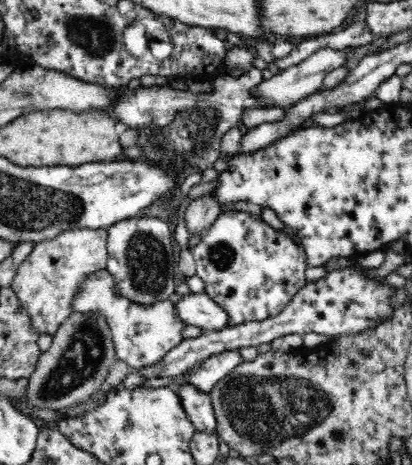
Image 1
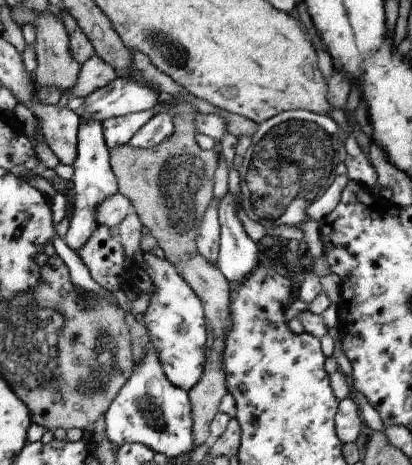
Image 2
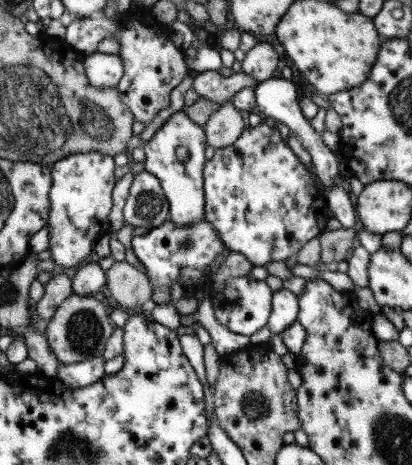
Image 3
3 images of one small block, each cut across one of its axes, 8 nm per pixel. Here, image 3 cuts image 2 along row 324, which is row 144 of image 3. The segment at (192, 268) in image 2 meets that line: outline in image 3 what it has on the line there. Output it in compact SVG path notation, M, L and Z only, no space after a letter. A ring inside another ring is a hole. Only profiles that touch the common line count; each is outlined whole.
M233 102L225 104L219 112L213 112L211 114L211 122L207 122L205 130L207 130L207 146L215 148L215 150L221 150L221 148L227 148L231 144L235 144L247 130L247 114L243 114Z

